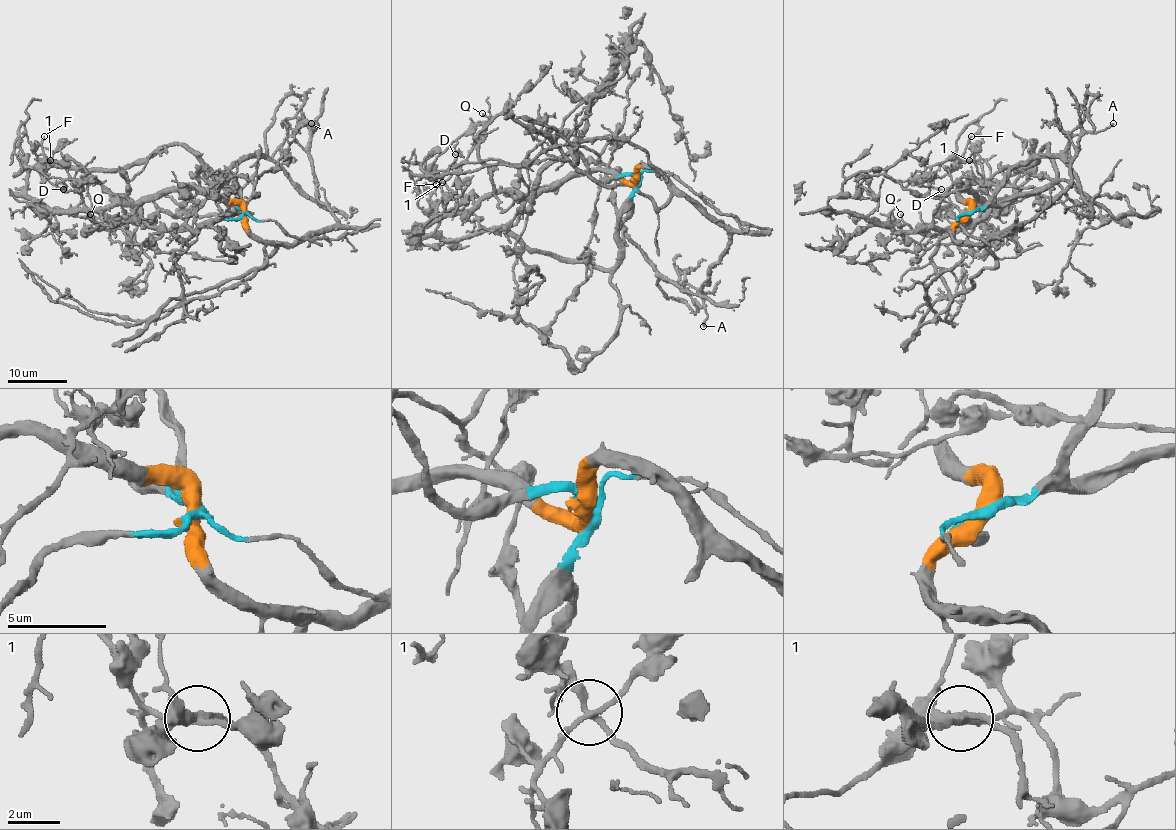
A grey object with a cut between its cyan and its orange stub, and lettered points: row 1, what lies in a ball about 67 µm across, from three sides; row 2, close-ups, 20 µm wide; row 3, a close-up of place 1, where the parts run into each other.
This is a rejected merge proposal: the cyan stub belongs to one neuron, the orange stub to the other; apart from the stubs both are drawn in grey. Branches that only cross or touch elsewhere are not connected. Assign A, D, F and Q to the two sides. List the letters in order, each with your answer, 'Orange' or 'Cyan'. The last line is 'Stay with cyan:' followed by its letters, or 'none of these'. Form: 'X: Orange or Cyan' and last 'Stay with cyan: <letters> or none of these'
A: Orange
D: Orange
F: Orange
Q: Orange
Stay with cyan: none of these

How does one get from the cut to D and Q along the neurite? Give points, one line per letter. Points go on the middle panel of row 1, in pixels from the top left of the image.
D: (637, 181), (579, 173), (531, 196), (488, 193), (474, 205), (438, 173), (434, 161), (455, 140), (455, 154)
Q: (637, 181), (579, 173), (531, 196), (494, 193), (477, 151), (477, 135), (491, 120), (482, 114)

